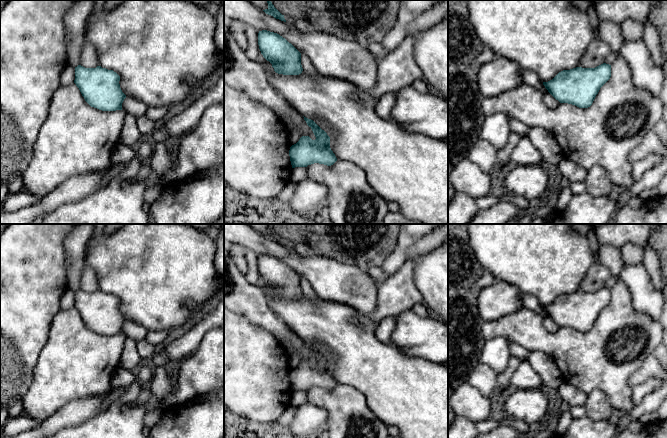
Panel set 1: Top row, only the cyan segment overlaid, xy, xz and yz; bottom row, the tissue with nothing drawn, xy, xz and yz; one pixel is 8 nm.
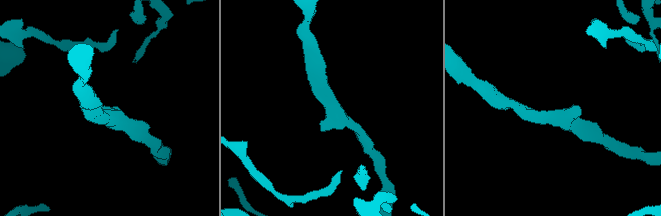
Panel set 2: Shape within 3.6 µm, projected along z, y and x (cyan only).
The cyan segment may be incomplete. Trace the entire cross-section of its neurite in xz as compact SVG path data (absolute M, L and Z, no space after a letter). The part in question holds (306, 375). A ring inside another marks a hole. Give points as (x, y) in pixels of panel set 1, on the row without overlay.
M306 341L304 344L312 353L316 363L302 360L296 368L290 371L289 380L292 392L307 391L314 387L333 389L337 382L330 372L330 361L313 344Z

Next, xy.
M97 290L85 292L75 291L74 307L79 312L85 325L102 335L122 334L126 319L120 312L120 300L113 294Z

